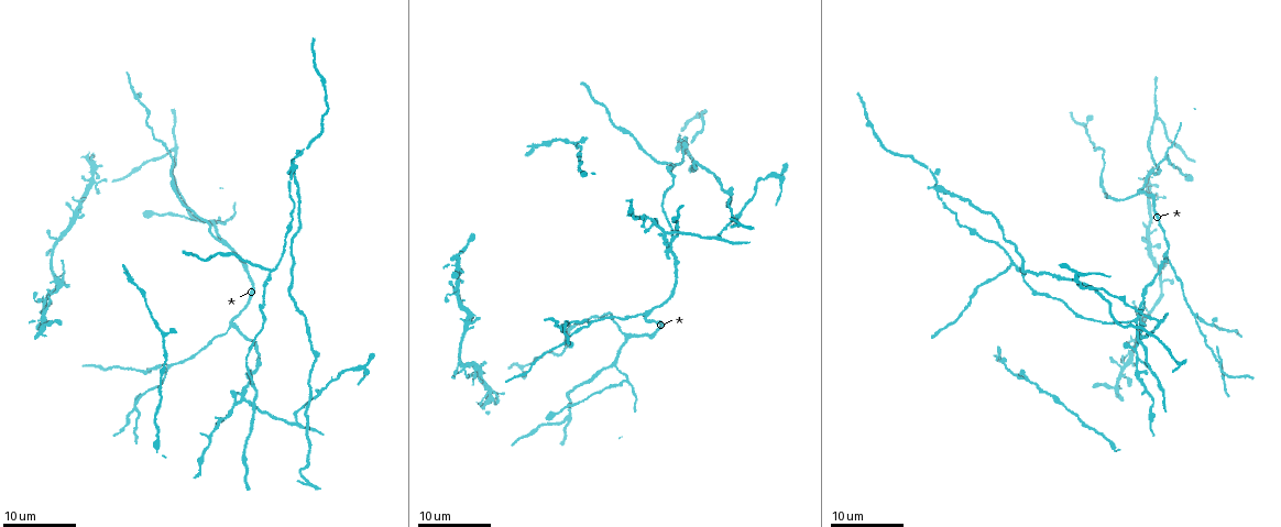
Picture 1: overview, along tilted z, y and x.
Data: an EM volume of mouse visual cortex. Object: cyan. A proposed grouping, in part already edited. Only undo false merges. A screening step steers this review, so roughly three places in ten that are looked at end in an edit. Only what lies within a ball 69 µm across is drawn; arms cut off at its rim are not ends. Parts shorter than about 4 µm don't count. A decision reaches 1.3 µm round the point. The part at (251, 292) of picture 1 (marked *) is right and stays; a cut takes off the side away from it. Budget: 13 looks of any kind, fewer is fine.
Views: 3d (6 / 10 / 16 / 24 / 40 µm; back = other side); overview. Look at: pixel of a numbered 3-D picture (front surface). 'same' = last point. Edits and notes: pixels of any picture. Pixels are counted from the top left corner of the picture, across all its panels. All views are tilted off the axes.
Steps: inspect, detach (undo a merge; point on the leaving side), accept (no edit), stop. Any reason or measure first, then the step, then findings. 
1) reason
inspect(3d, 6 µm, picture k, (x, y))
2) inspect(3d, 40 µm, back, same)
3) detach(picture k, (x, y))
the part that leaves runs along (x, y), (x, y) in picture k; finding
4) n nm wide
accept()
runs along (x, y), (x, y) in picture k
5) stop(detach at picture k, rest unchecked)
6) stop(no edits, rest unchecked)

three arms meet
inspect(3d, 24 µm, picture 1, (589, 324))

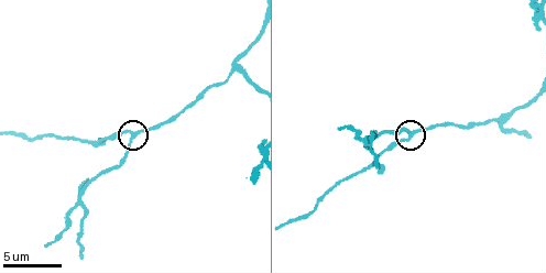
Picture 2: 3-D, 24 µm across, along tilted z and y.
inspect(3d, 10 µm, picture 2, (408, 137))

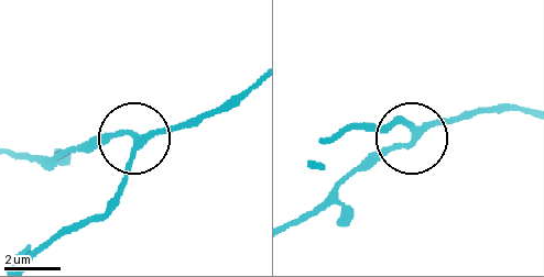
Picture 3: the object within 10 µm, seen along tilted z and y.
180 nm wide
accept()
runs along (248, 86), (218, 107), (139, 135), (120, 203) in picture 3; continuous, no second neuron

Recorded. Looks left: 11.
side arm on a straight run
inspect(3d, 10 µm, picture 2, (81, 207))

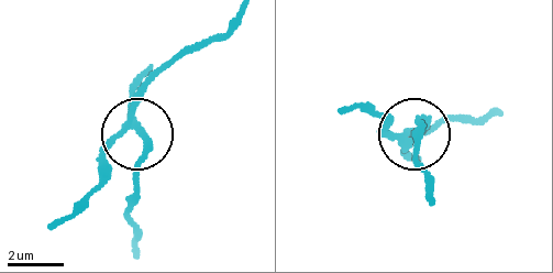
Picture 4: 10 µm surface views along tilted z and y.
3 arms
detach(picture 4, (139, 166))
a second neuron is stuck on

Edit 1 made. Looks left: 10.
looks like a crossing
inspect(3d, 24 µm, picture 1, (1165, 155))

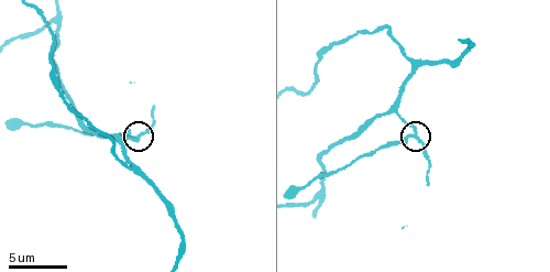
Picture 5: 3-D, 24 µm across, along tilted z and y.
inspect(3d, 10 µm, picture 5, (417, 134))

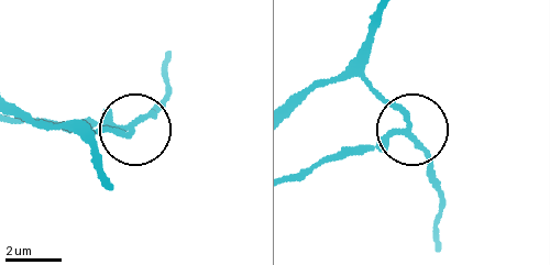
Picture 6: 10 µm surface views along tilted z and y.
4 arms
detach(picture 6, (362, 150))
the part that leaves runs along (402, 133), (347, 146), (295, 175) in picture 6; two neurons meet here

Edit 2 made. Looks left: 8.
inspect(3d, 16 µm, picture 1, (680, 146))

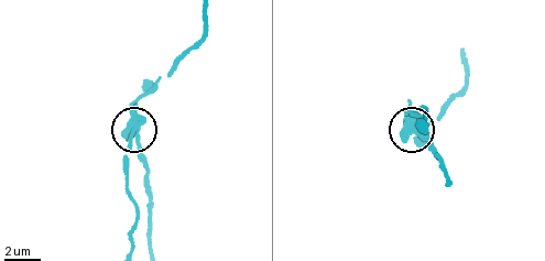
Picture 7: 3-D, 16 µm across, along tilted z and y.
inspect(3d, 6 µm, picture 7, (409, 129))

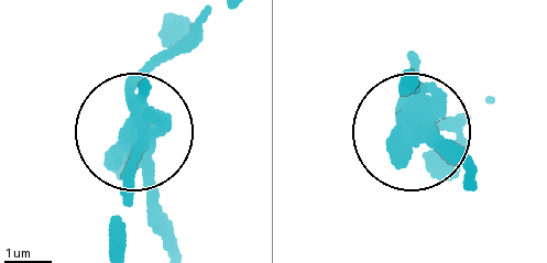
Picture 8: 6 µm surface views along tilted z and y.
420 nm wide
detach(picture 8, (416, 145))
a second neuron is stuck on

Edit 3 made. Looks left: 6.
calibre changes
inspect(3d, 24 µm, picture 1, (968, 226))

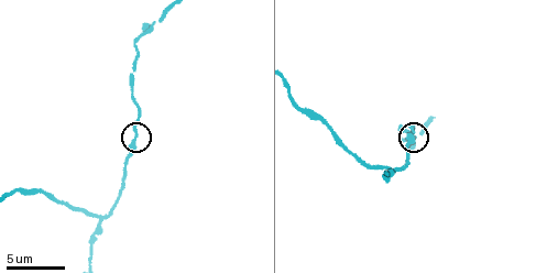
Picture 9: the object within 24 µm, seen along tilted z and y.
zoom in
inspect(3d, 6 µm, picture 9, (133, 139))

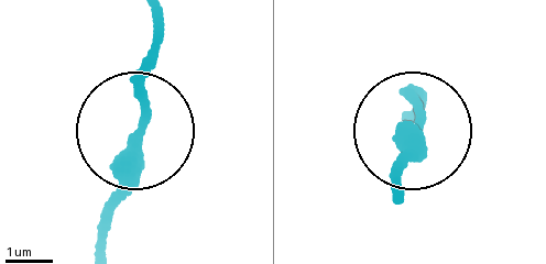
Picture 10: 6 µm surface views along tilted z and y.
280 nm wide
accept()
runs along (99, 245), (148, 110), (153, 34) in picture 10; all the same neuron

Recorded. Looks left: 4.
three arms meet
inspect(3d, 16 µm, picture 5, (416, 64))

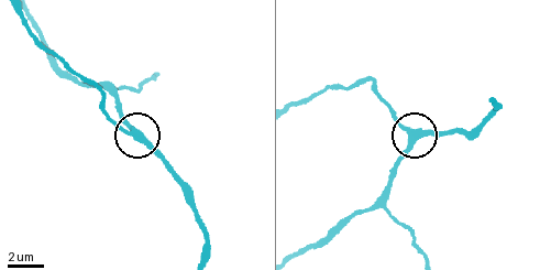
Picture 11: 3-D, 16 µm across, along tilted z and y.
accept()
continuous, no second neuron

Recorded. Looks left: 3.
stop(detach at picture 4, detach at picture 6, detach at picture 8, rest unchecked)

